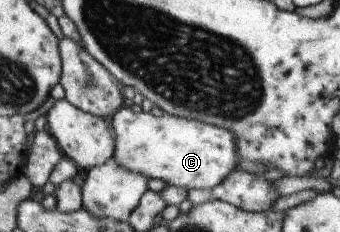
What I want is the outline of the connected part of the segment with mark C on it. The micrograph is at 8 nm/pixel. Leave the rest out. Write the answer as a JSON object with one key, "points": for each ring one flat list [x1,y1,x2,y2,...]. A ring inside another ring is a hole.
{"points":[[127,108,117,109,108,122,114,138,111,161,122,169,142,174,146,179,161,180,166,185,207,190,235,172,233,163,239,161,234,151,234,137,227,129,215,125,167,113,161,116,143,111,133,113]]}

